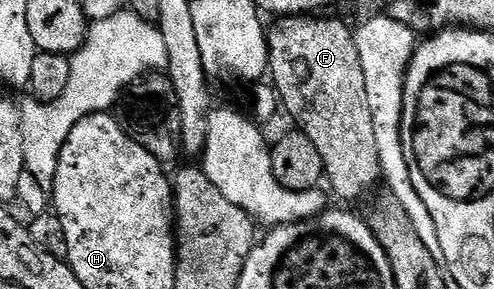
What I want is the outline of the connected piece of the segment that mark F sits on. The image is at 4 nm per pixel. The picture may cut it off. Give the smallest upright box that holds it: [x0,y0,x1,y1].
[267,16,381,200]

